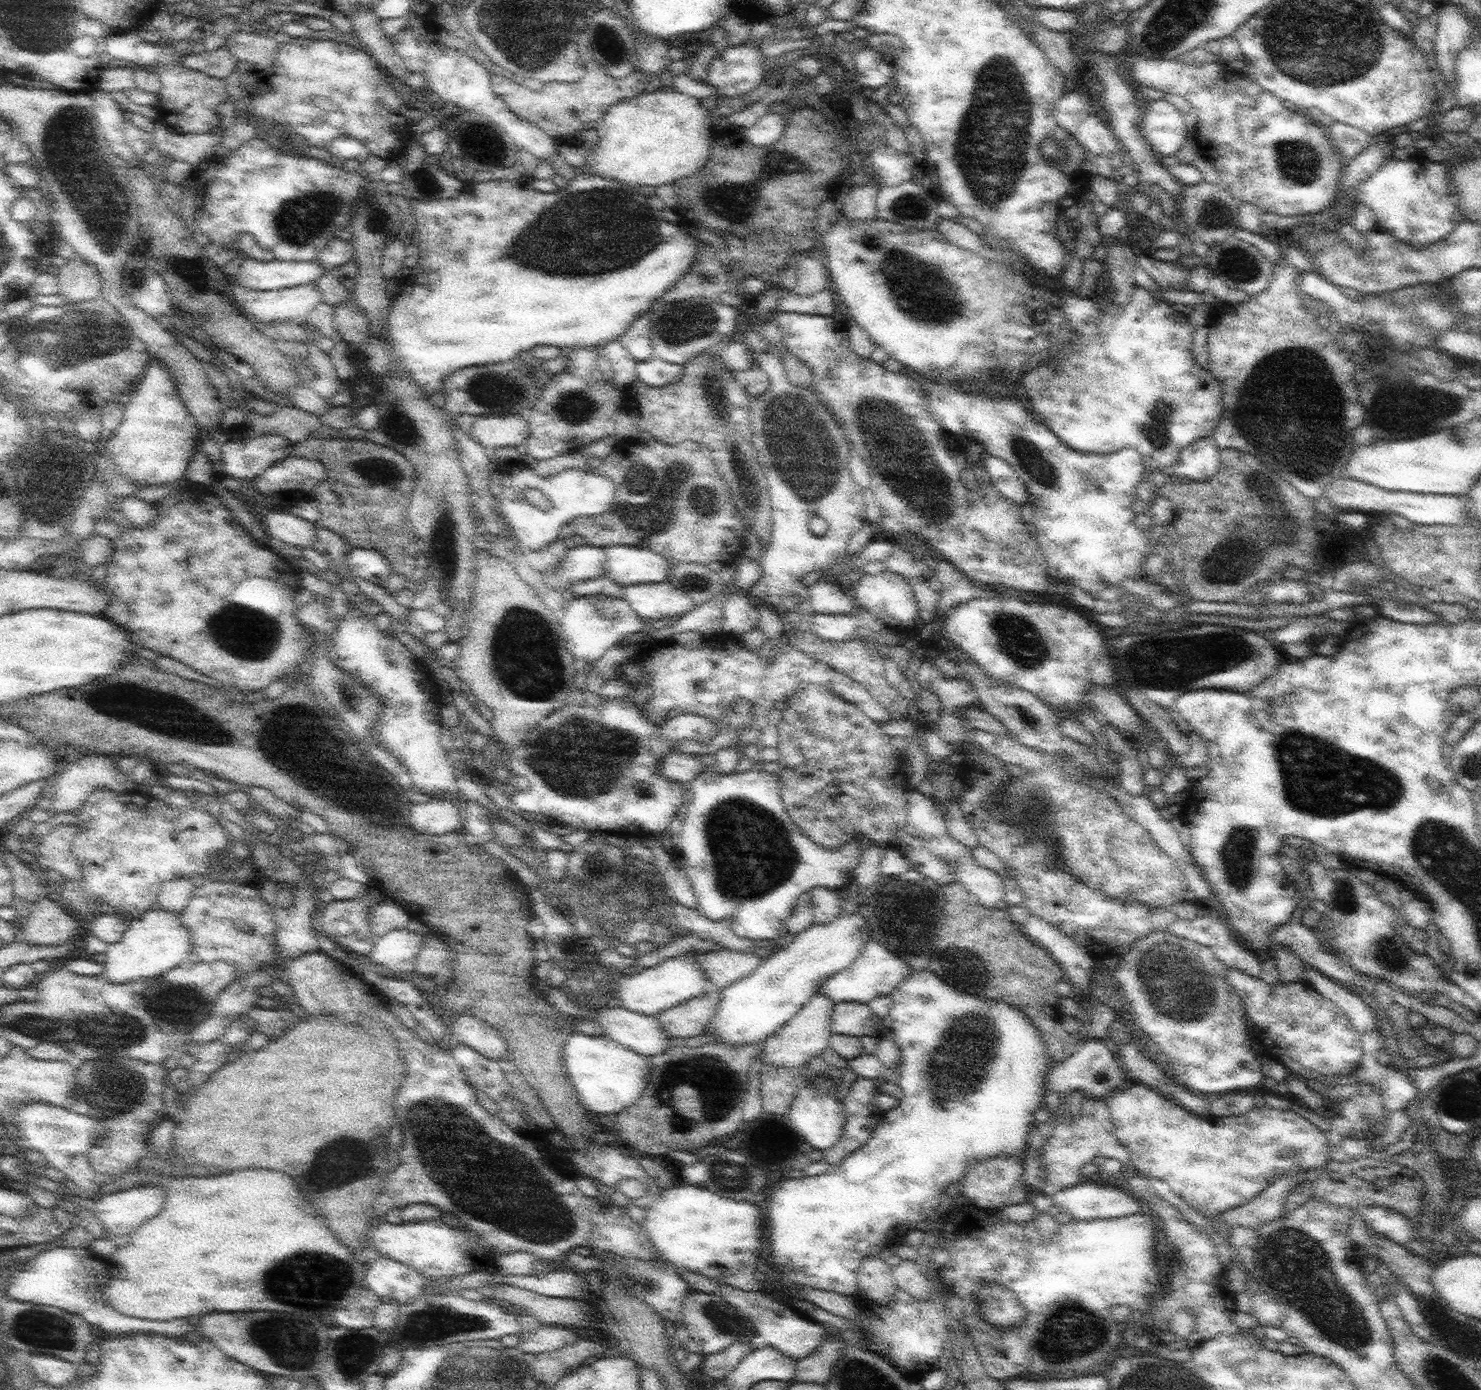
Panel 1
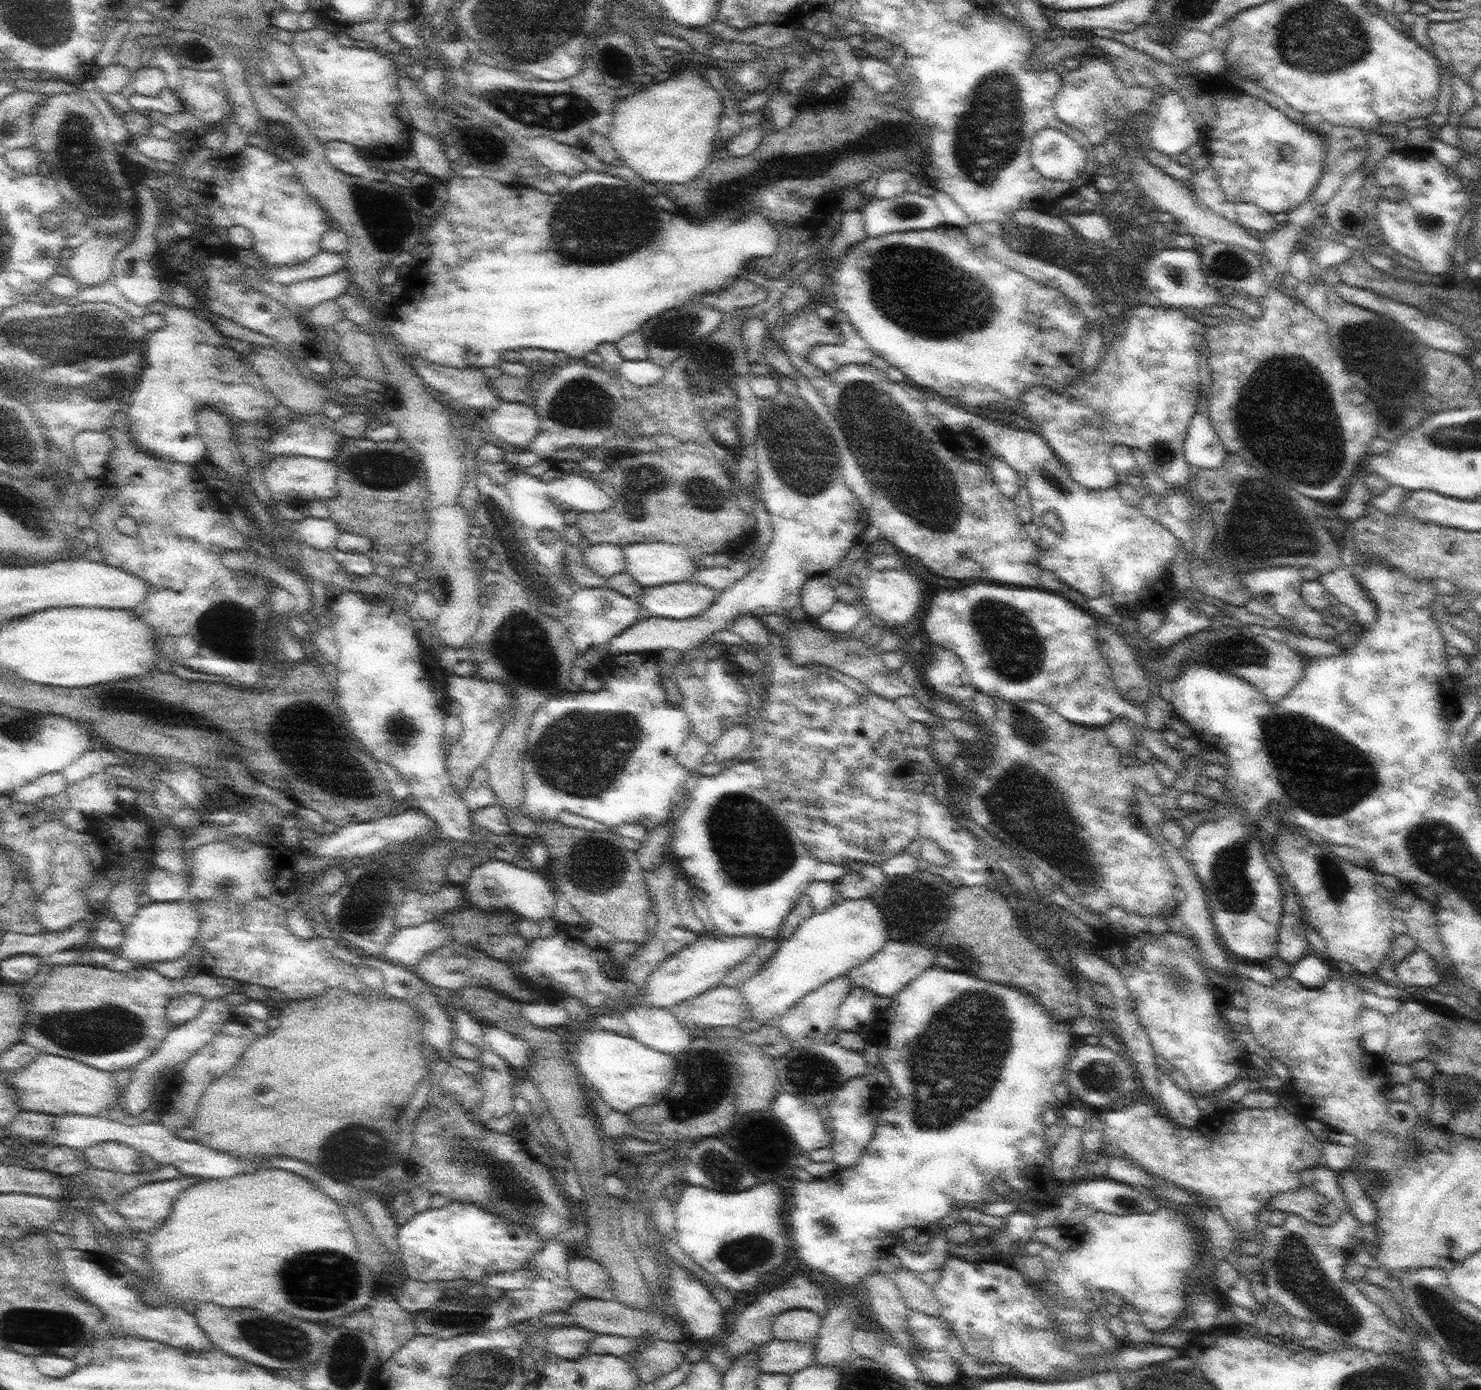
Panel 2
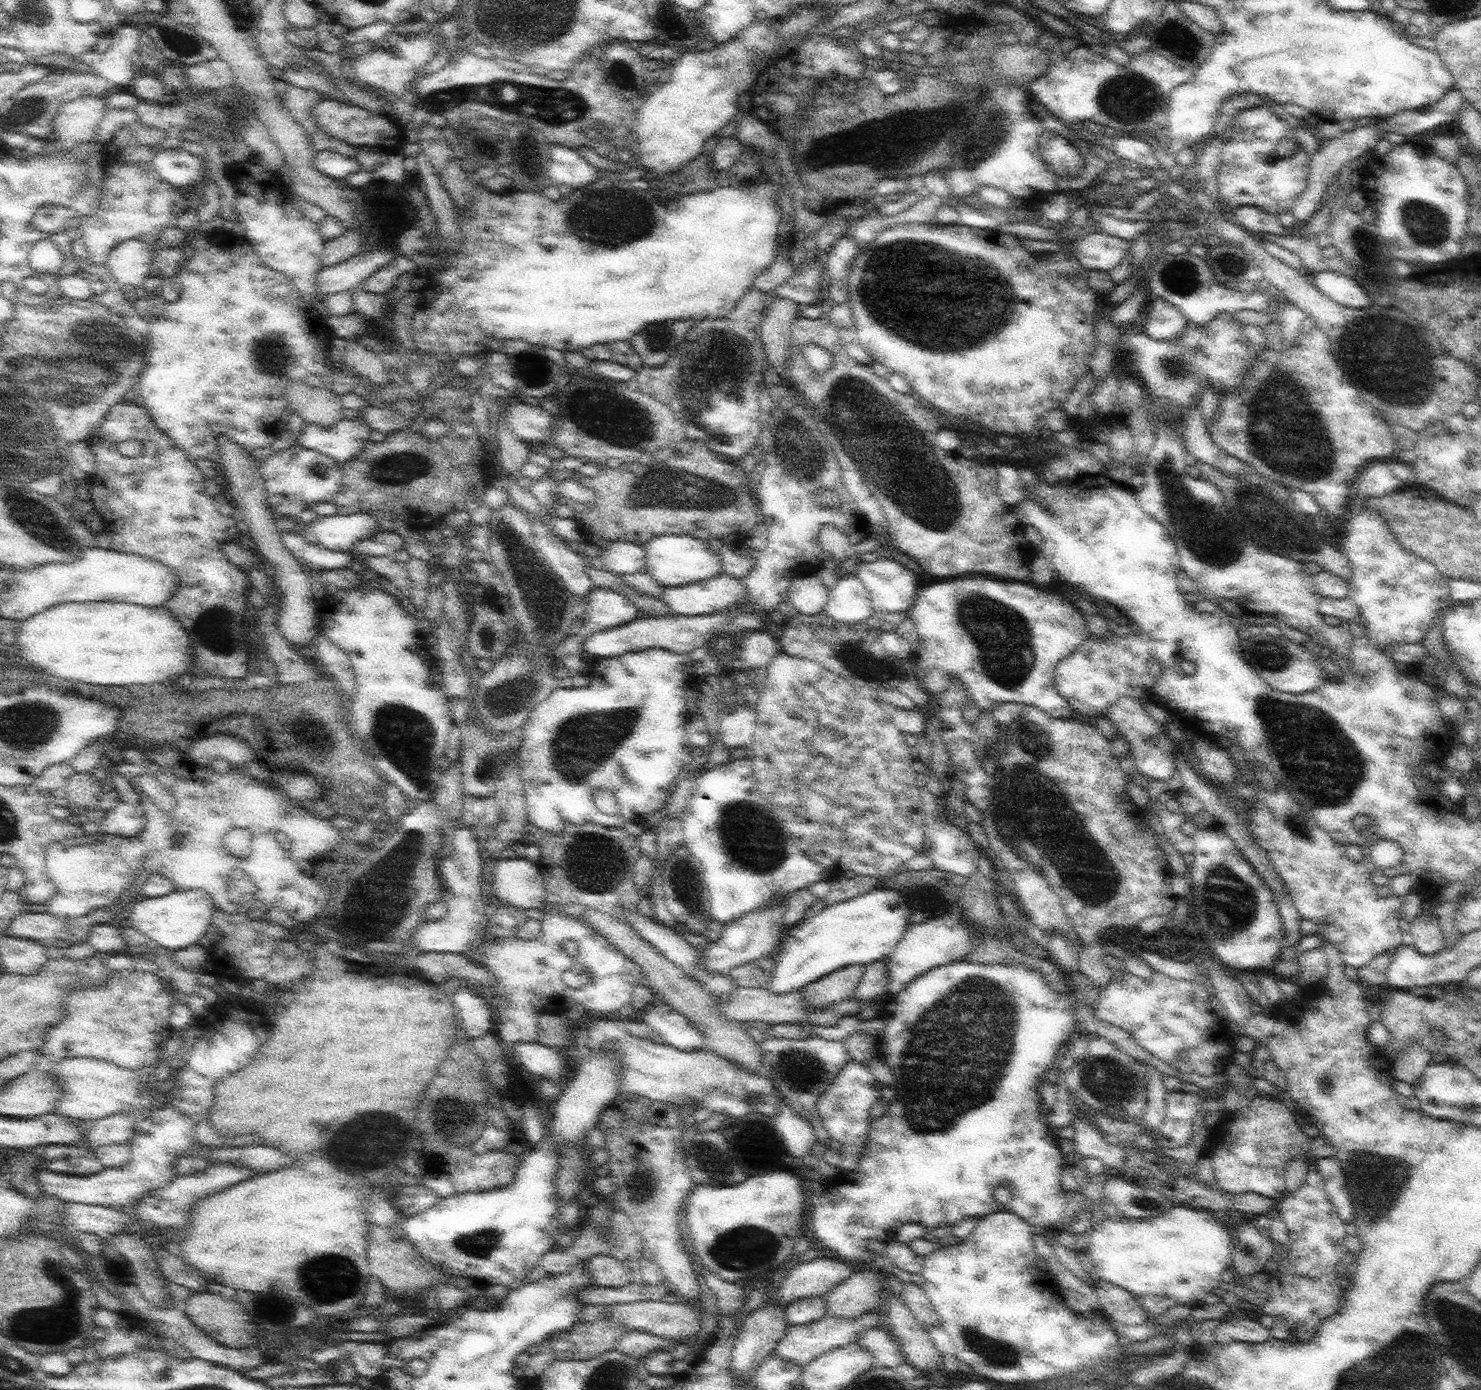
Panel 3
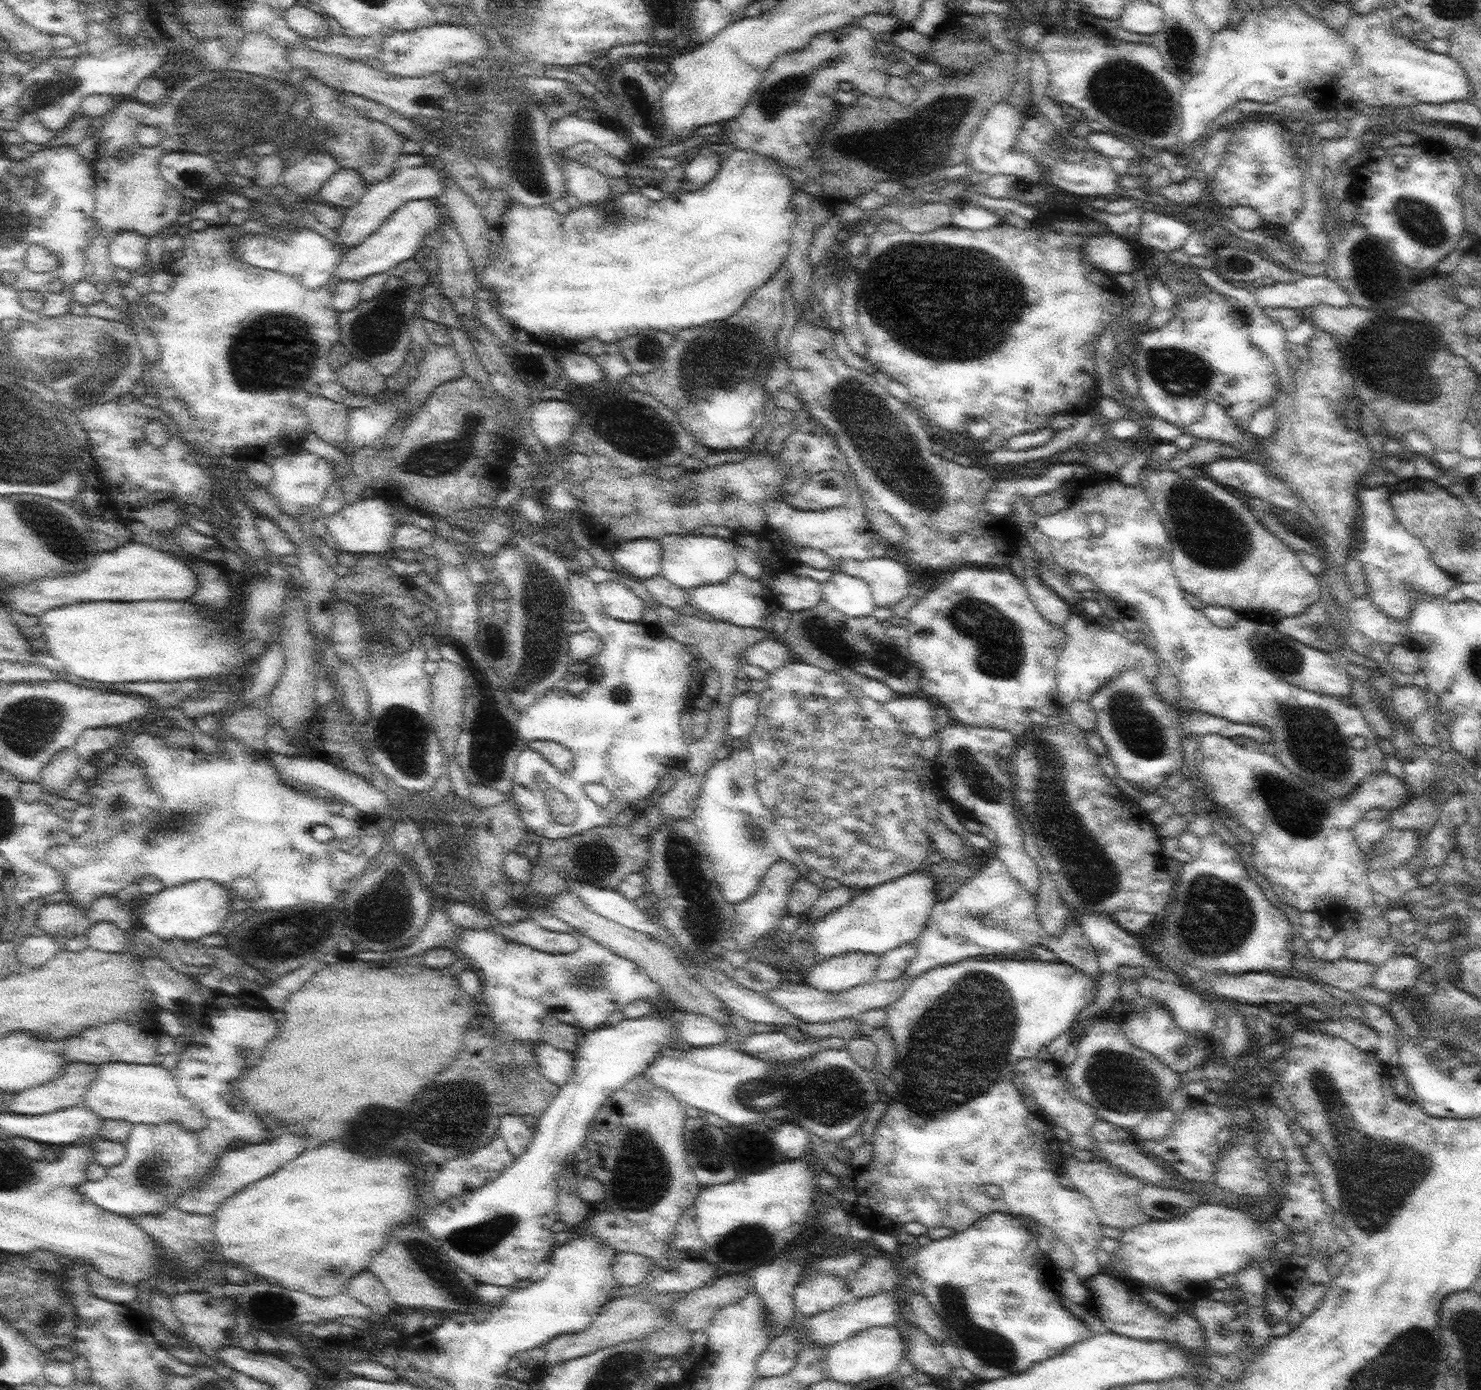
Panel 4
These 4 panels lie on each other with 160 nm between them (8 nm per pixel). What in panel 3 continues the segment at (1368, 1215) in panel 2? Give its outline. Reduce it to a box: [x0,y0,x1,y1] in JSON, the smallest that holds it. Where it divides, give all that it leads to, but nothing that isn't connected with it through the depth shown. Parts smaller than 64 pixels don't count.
[1312,1157,1355,1222]

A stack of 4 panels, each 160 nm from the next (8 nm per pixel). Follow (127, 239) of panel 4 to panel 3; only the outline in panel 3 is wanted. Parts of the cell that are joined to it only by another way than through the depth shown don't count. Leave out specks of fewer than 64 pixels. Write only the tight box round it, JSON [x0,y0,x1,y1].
[105,239,157,288]

